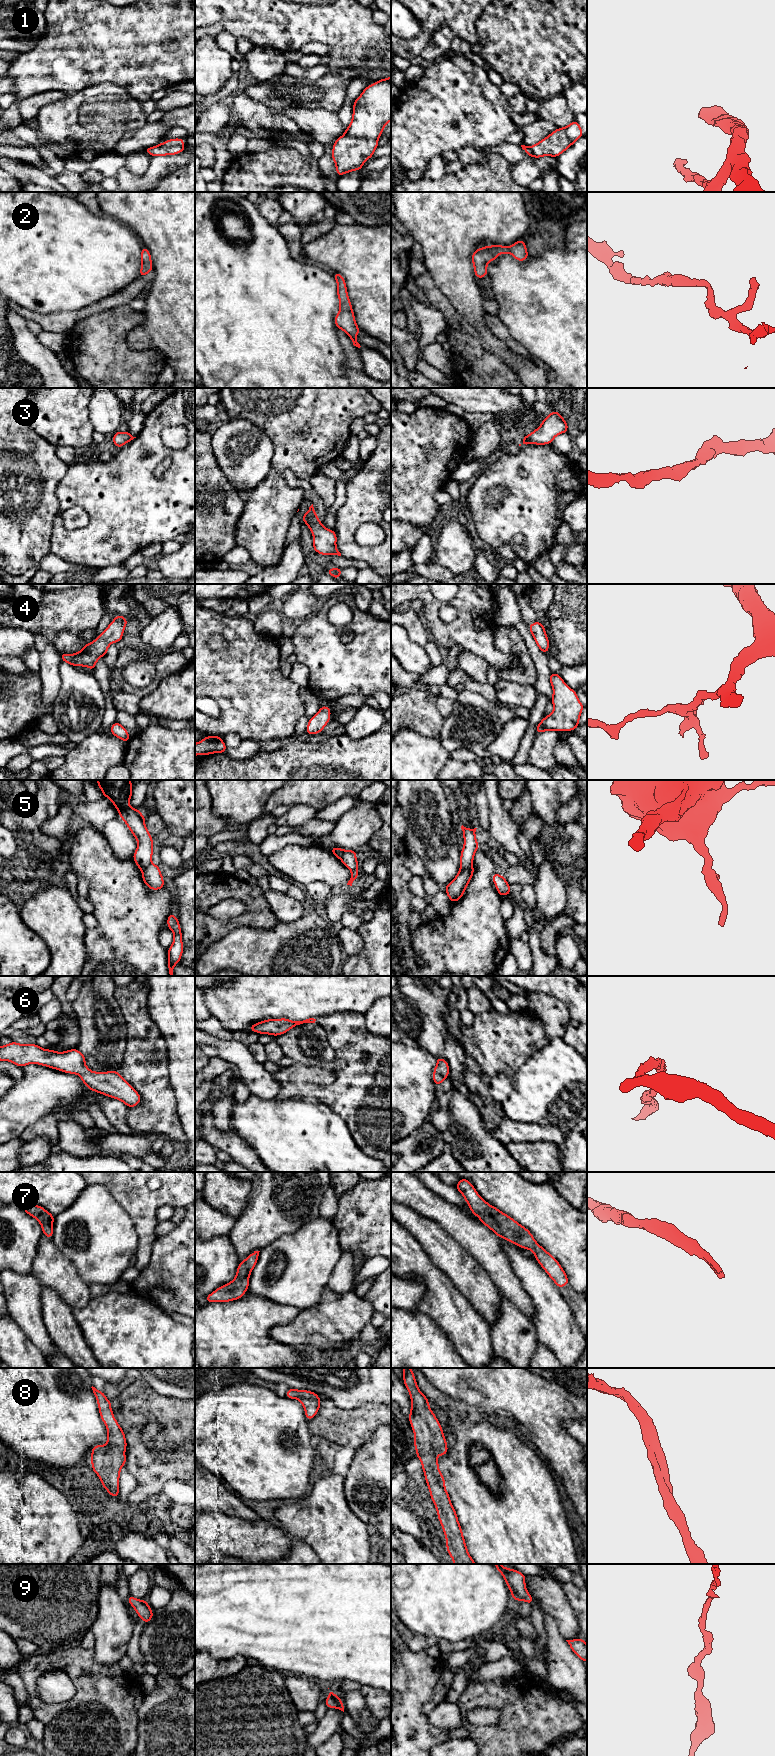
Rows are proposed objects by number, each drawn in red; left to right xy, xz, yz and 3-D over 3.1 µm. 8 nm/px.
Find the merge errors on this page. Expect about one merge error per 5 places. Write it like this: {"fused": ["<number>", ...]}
{"fused": ["5"]}

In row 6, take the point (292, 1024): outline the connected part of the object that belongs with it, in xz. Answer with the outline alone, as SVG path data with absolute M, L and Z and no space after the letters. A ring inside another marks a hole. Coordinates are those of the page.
M287 1018L281 1019L267 1019L259 1023L253 1024L248 1030L257 1032L259 1034L269 1034L279 1036L288 1032L291 1028L303 1023L315 1023L316 1019L309 1018L303 1021L290 1021Z

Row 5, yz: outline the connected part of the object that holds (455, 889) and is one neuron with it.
M472 865L467 869L460 869L454 880L446 885L444 890L451 902L457 902L461 899L473 873L474 867Z

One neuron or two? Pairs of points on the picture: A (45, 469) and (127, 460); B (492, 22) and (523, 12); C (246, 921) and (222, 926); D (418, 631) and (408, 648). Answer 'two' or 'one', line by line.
A: two
B: one
C: one
D: two

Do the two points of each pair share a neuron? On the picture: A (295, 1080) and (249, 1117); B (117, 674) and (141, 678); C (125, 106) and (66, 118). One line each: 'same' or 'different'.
A: different
B: different
C: same

